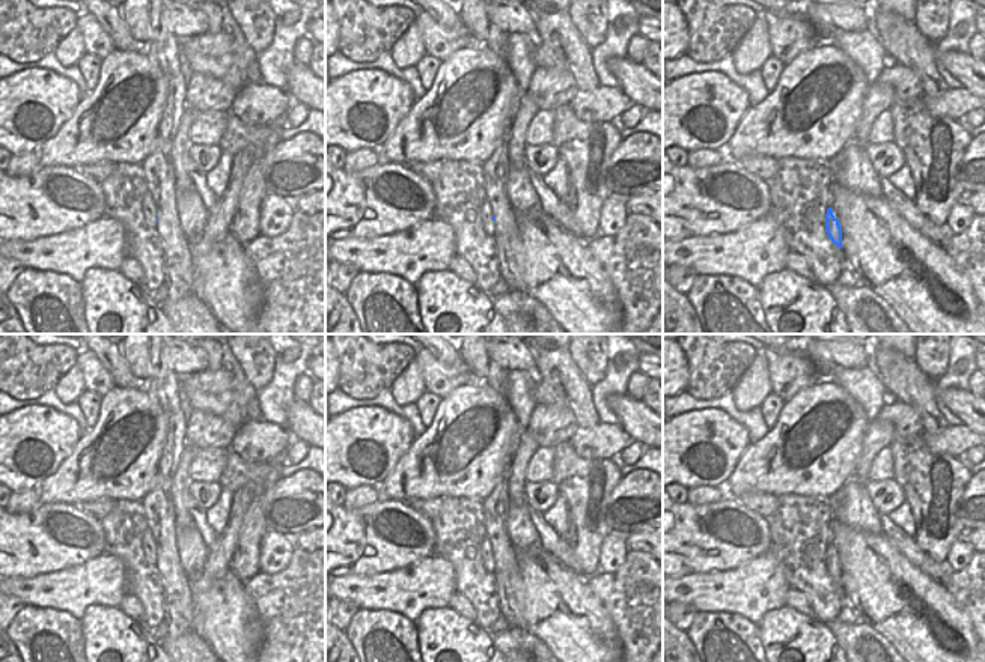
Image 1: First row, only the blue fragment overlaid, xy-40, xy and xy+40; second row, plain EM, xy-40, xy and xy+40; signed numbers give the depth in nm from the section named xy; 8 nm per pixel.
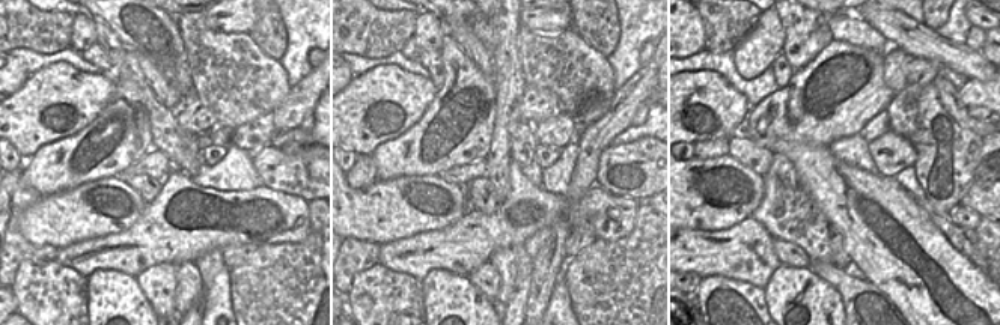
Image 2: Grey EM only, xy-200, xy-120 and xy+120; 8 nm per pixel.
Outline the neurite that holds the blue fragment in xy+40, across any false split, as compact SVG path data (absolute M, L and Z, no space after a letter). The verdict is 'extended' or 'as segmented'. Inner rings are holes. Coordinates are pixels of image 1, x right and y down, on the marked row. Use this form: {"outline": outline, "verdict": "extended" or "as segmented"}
{"outline": "M828 208L825 214L825 232L831 242L842 248L842 227L839 220L833 215L831 208Z", "verdict": "as segmented"}

